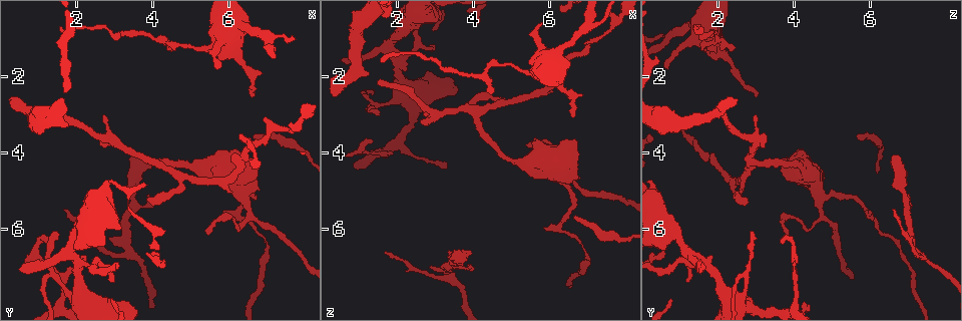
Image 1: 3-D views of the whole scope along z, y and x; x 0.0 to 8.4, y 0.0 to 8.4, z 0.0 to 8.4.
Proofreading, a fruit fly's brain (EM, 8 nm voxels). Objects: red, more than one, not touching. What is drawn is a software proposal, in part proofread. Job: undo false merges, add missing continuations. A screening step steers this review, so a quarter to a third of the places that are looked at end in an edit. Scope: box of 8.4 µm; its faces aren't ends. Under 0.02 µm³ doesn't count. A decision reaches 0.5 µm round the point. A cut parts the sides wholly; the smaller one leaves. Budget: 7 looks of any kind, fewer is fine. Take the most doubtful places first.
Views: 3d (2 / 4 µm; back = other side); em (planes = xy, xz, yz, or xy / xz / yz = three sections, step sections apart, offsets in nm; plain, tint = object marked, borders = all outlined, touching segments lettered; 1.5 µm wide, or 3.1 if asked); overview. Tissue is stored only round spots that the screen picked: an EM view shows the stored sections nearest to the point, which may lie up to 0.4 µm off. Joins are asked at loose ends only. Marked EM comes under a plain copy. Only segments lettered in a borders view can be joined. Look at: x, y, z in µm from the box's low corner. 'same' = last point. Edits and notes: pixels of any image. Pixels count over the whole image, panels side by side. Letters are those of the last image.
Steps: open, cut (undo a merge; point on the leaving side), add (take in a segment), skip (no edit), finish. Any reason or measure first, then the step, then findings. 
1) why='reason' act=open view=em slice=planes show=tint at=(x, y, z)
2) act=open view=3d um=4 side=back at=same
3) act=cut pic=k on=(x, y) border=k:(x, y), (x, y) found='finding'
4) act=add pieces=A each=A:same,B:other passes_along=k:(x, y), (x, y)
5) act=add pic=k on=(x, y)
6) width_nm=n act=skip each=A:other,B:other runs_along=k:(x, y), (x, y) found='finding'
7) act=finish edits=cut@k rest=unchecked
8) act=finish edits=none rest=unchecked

why='side arm on a straight run' act=open view=3d um=2 at=(7.10, 0.95, 0.70)

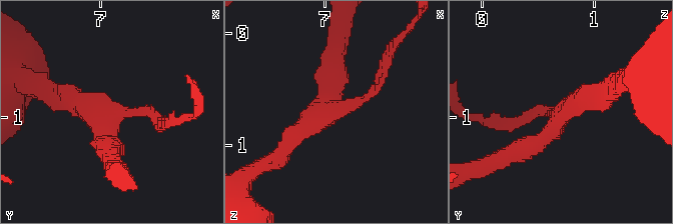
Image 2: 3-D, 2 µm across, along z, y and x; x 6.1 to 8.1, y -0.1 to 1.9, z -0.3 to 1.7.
arms=3 why='now the EM' act=open view=em slice=yz step=4 show=tint at=(7.08, 1.00, 0.70)

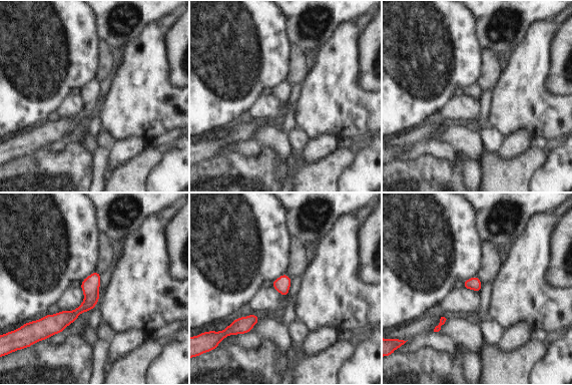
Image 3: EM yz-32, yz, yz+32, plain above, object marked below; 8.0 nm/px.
why='another direction' act=open view=em slice=xz step=4 show=borders at=same

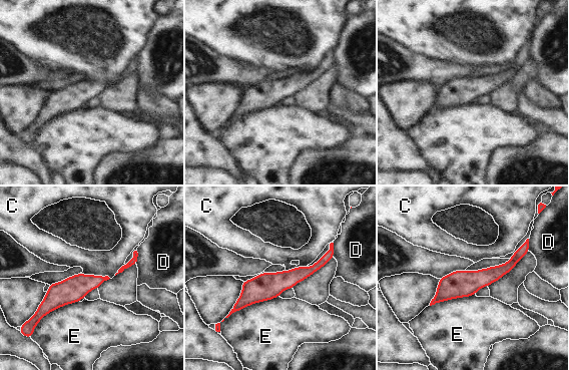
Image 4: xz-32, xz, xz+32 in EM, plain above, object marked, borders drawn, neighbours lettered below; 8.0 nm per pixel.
width_nm=200 act=skip each=C:other,D:other,E:other runs_along=4:(331, 251), (312, 270), (254, 290), (234, 309) found='continuous, no second neuron'

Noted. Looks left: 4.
why='free end' act=open view=em slice=planes show=borders at=(5.35, 6.05, 3.75)

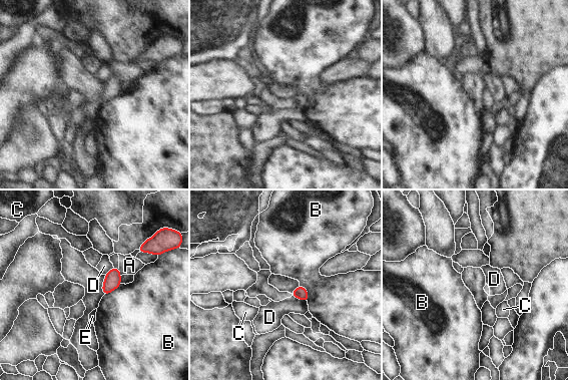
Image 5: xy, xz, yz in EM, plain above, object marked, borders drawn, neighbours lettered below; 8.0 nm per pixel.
width_nm=110 act=skip each=A:other,B:other,C:other,D:other,E:other border=5:(292, 295), (307, 302) found='none of them fits'

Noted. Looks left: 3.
why='an open end' act=open view=3d um=4 at=(1.55, 3.15, 2.15)

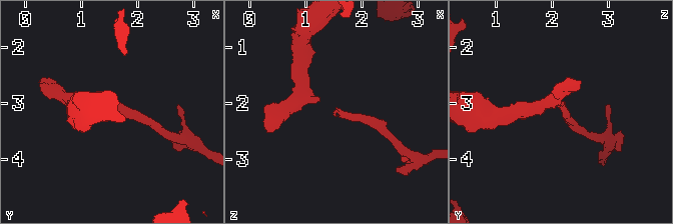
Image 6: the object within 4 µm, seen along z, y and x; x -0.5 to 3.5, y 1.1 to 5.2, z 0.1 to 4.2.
act=open view=em slice=yz step=4 show=tint at=(1.50, 3.15, 2.15)

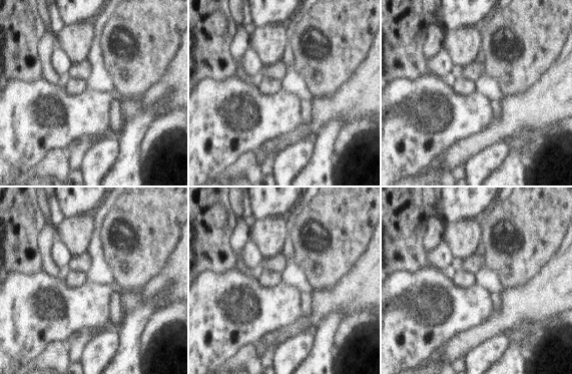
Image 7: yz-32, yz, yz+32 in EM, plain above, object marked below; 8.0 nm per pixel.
act=open view=em slice=xy step=4 show=borders at=same

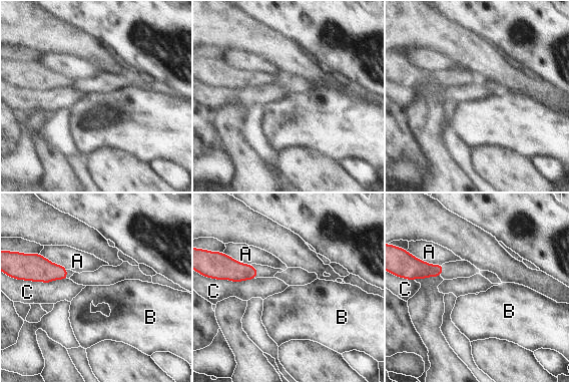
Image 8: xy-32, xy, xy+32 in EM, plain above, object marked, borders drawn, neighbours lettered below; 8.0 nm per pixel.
longest_contact=C:280nm act=skip each=A:other,B:other,C:other found='none of them fits'

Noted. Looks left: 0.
act=finish edits=none rest=unchecked

